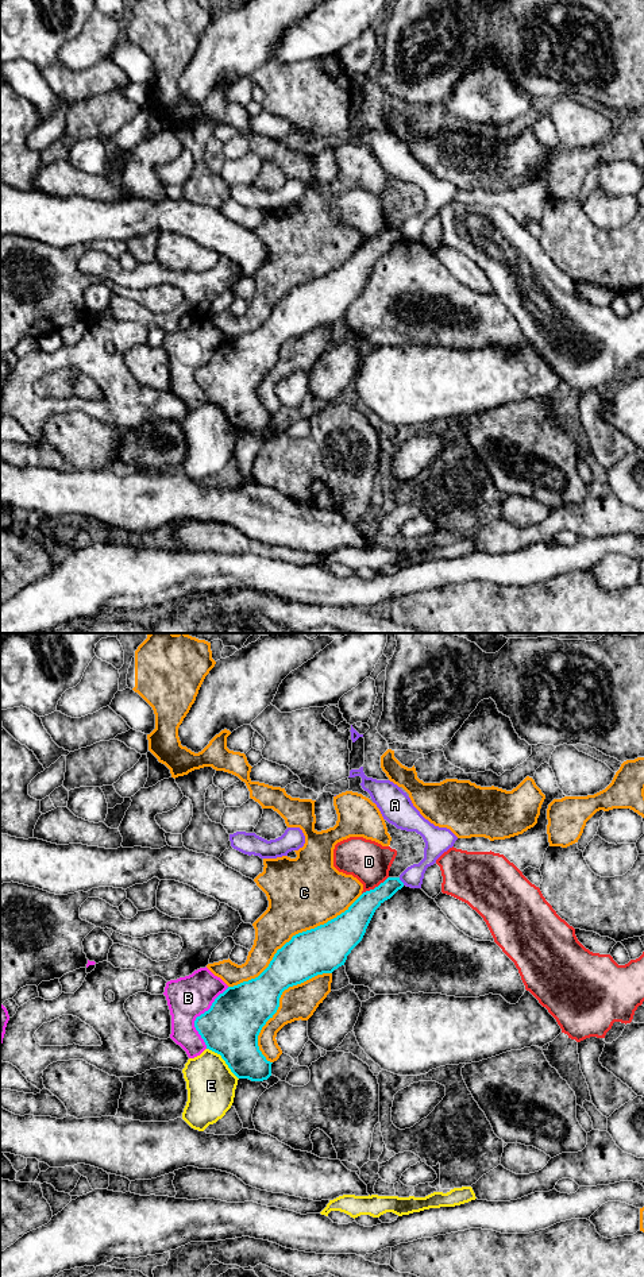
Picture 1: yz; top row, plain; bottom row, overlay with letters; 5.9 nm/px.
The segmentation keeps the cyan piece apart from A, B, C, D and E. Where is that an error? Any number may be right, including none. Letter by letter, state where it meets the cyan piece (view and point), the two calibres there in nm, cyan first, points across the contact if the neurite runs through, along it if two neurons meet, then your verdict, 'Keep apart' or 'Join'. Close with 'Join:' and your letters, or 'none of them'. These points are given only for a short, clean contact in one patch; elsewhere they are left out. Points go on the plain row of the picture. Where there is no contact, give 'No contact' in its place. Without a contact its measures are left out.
A: Touches cyan at yz (401, 234). Thickness 130 nm (cyan) against 120 nm. Boundary: yz (398, 230), (404, 236). Keep apart
B: Touches cyan at yz (200, 367). Thickness 340 nm (cyan) against 240 nm. Keep apart
C: Touches cyan at yz (292, 289). Thickness 280 nm (cyan) against 400 nm. Keep apart
D: Touches cyan at yz (376, 239). Thickness 170 nm (cyan) against 240 nm. Boundary: yz (388, 228), (362, 246). Keep apart
E: Touches cyan at yz (224, 412). Thickness 340 nm (cyan) against 300 nm. Keep apart
Join: none of them

